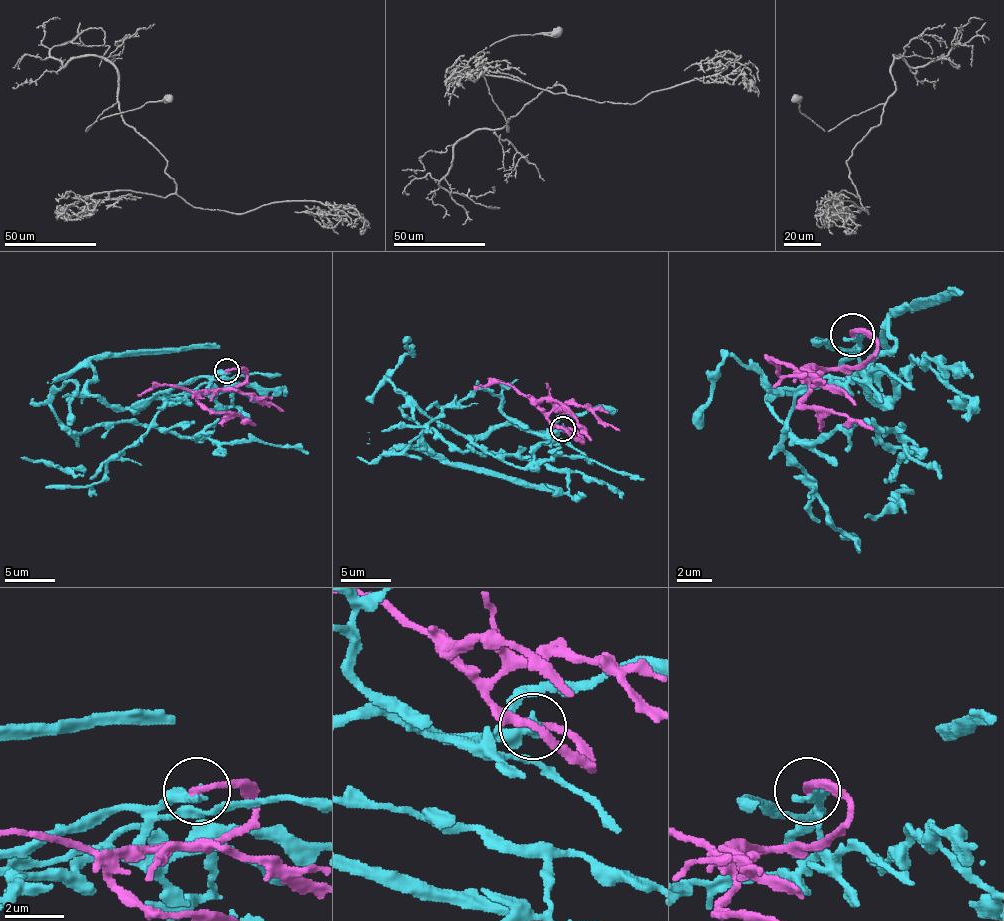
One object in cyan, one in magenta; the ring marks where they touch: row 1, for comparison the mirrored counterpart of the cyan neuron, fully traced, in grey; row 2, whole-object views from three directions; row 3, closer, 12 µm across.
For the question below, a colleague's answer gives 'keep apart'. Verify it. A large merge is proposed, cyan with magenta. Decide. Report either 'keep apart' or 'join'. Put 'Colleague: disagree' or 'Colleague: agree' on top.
Colleague: disagree
join

